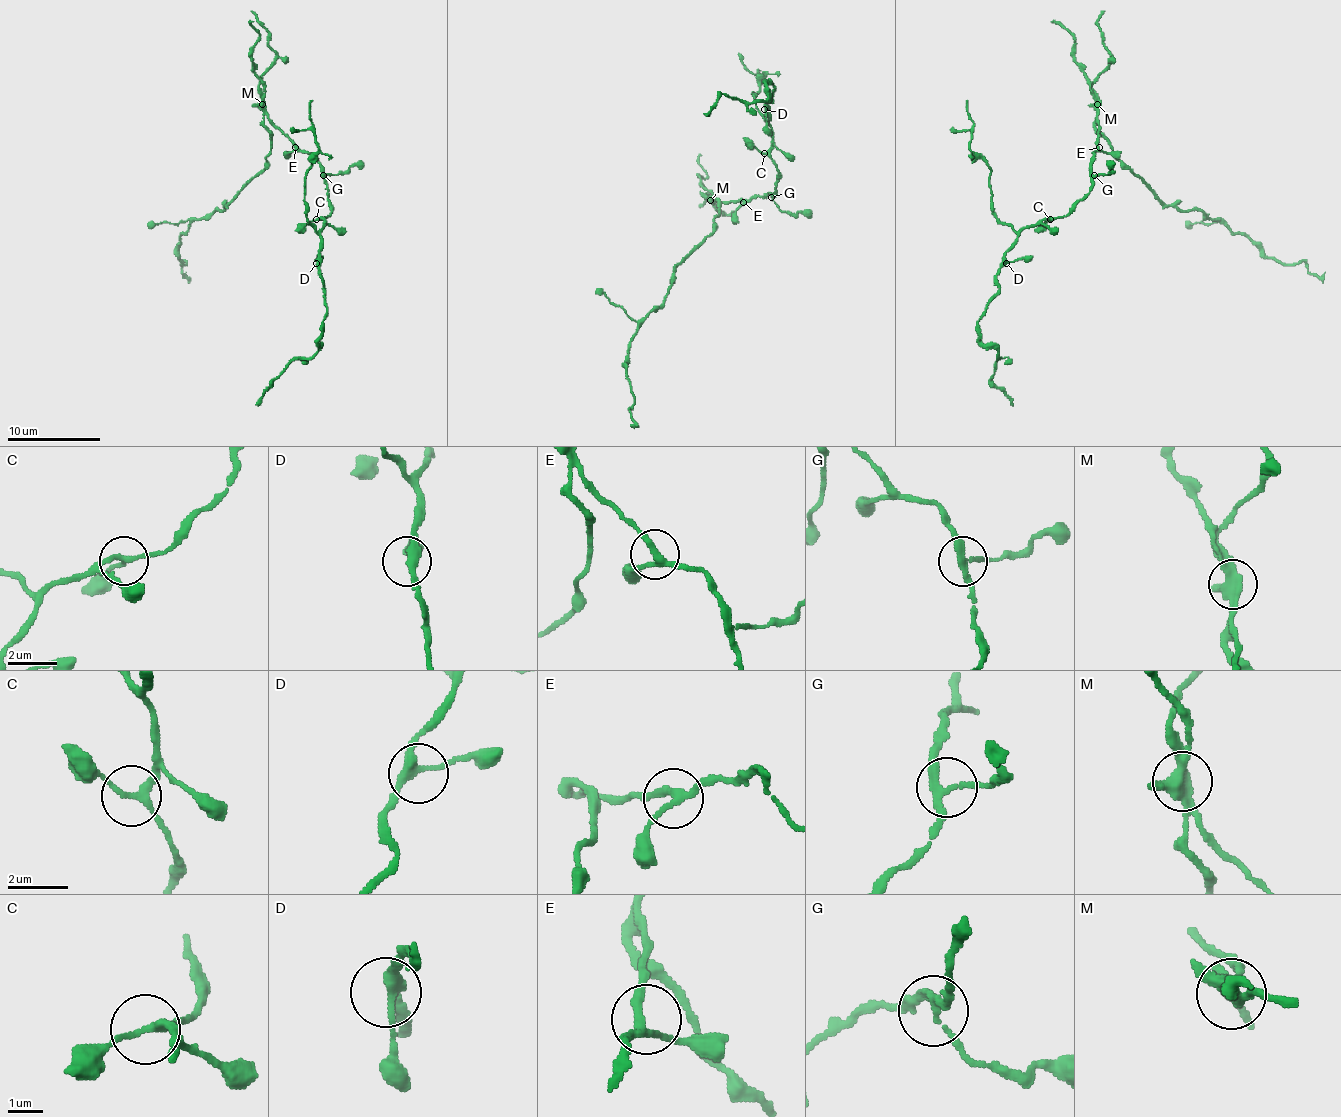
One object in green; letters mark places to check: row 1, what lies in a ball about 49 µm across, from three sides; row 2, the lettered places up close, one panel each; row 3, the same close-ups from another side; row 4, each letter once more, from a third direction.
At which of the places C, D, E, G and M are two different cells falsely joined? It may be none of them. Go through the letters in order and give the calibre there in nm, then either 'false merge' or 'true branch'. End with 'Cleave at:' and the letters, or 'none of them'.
C: 180 nm | true branch
D: 280 nm | true branch
E: 240 nm | true branch
G: 190 nm | true branch
M: 360 nm | false merge
Cleave at: M

